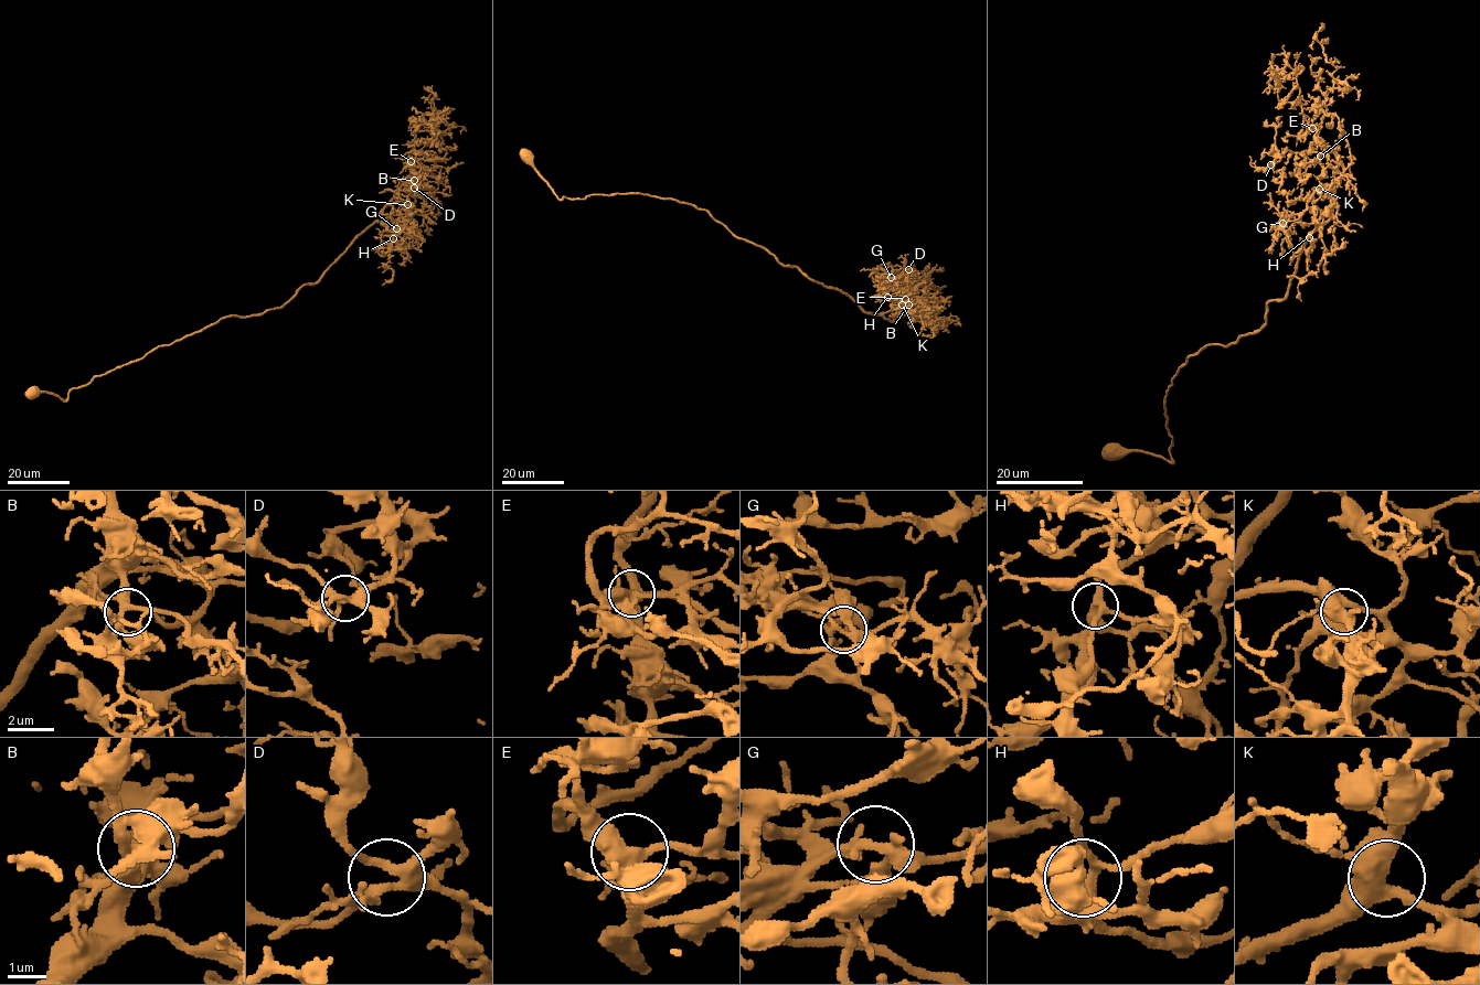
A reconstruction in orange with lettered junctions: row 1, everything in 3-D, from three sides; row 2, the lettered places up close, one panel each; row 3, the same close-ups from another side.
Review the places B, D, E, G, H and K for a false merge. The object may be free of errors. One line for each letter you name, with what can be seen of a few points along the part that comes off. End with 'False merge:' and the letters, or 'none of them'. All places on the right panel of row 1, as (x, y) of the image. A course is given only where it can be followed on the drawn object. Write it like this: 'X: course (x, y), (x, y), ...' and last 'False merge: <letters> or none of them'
False merge: none of them

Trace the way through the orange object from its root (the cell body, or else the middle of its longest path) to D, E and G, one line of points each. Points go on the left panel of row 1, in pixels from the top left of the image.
D: (32, 394), (65, 399), (72, 389), (223, 318), (280, 308), (319, 278), (407, 178), (422, 177), (414, 188)
E: (32, 394), (65, 399), (72, 389), (223, 318), (280, 308), (375, 220), (413, 173), (411, 161)
G: (32, 394), (65, 399), (72, 389), (223, 318), (280, 308), (386, 205), (403, 201), (407, 220), (396, 228)

